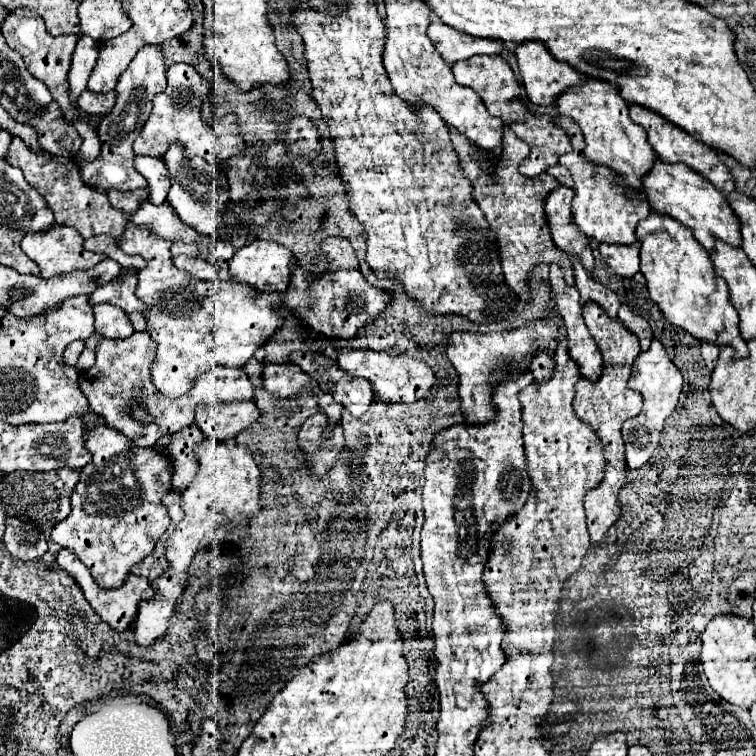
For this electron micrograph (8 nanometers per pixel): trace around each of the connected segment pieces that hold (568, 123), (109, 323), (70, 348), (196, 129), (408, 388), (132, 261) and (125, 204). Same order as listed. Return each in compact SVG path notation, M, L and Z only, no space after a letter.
M556 116L556 124L560 124L572 146L574 152L564 154L560 158L560 164L568 168L568 172L572 174L574 180L574 200L572 200L572 216L578 224L578 228L604 244L634 244L636 242L636 224L646 218L650 214L650 206L648 202L632 188L624 186L624 182L620 180L620 176L616 172L612 172L610 168L604 166L596 166L588 160L584 160L584 136L580 132L580 126L572 124L572 120L568 120L568 116Z
M98 304L94 306L94 320L96 332L104 338L128 338L134 328L126 312L112 304Z
M72 342L72 344L68 344L66 350L64 350L64 362L70 364L70 366L74 366L78 362L78 356L82 354L82 350L84 350L84 342Z
M172 64L166 70L166 78L168 78L168 86L164 92L154 96L152 100L154 108L140 136L134 142L134 152L142 156L162 158L172 142L180 142L184 148L184 156L202 156L206 162L226 168L226 164L234 156L244 152L244 138L238 132L238 116L234 112L228 112L216 116L214 124L208 126L202 120L202 106L210 102L212 96L210 82L188 64Z
M340 348L336 350L336 364L340 364L340 368L352 376L368 378L372 382L376 398L380 398L382 402L416 402L424 398L436 382L432 368L424 360L416 360L406 352L402 354L388 354L376 350L344 352L344 348Z
M104 234L102 238L90 238L84 242L84 248L90 252L100 252L112 260L116 260L122 268L144 268L146 260L142 256L130 256L126 254L120 246L118 240L114 236Z
M148 188L144 190L132 190L132 192L120 192L120 190L108 190L110 202L114 208L122 208L124 212L134 212L142 200L148 200Z

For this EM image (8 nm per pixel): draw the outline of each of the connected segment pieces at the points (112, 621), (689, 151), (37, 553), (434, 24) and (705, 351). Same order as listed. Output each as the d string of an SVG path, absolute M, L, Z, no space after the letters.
M62 548L62 550L56 554L56 564L58 564L62 570L66 570L66 572L78 582L78 586L82 588L86 600L88 600L90 606L94 608L94 612L96 612L112 630L116 630L116 632L122 632L122 630L126 630L128 626L132 626L132 622L136 620L136 612L138 612L142 600L150 600L150 598L156 596L156 590L150 586L150 582L144 580L144 578L140 578L140 576L128 576L128 580L126 580L126 584L124 584L122 588L102 590L102 588L96 584L96 580L92 580L92 574L88 572L88 568L86 568L70 550L66 550L66 548Z
M638 104L630 106L630 118L636 120L636 124L646 128L648 142L652 144L652 148L656 150L660 160L670 162L670 164L682 162L682 164L690 166L692 170L702 174L706 180L710 180L722 194L730 194L734 190L734 180L732 180L728 168L722 164L722 160L718 158L718 154L710 146L694 140L692 136L688 136L688 132L684 132L682 128L676 128L676 124L668 124L668 120L664 120L664 116L660 116L658 112L648 112L646 108L640 108Z
M6 518L6 530L4 530L4 546L6 550L18 558L18 560L40 560L48 546L46 538L36 532L40 530L32 522L20 520L20 518Z
M436 16L430 18L428 36L434 44L434 48L440 52L440 56L448 62L460 62L476 54L490 54L496 56L502 52L502 42L498 40L480 40L476 36L468 36L464 32L456 32L454 28L448 28L444 22L440 22Z
M698 342L700 344L700 352L702 352L702 358L706 362L706 366L712 370L714 364L716 364L716 358L718 358L718 348L714 344L704 344L704 342Z

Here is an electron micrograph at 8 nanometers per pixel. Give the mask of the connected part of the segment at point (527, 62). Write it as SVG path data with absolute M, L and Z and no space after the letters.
M536 40L518 44L516 60L526 94L534 104L546 106L566 88L582 84L580 72L576 72L570 64L552 60L552 56L548 56L548 48L544 48L544 44L536 44Z

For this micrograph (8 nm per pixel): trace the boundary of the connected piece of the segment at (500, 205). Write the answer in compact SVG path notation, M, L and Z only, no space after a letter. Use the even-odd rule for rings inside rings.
M504 126L504 138L502 138L502 152L500 156L494 156L490 152L484 152L476 148L464 134L456 132L456 128L448 128L450 140L454 144L454 150L460 158L460 168L464 176L472 182L472 198L484 212L488 224L492 226L492 232L496 232L496 244L498 244L498 256L502 264L502 272L506 278L506 284L524 300L530 298L528 294L528 272L540 264L540 262L556 262L564 270L566 284L574 286L574 272L572 272L572 262L566 252L560 252L556 244L552 244L552 236L548 232L546 216L544 216L544 198L548 196L550 190L558 186L558 180L552 178L550 174L542 174L540 178L544 180L544 186L536 186L532 178L520 176L518 165L530 152L528 144L524 144L516 134ZM492 168L492 174L488 172Z

